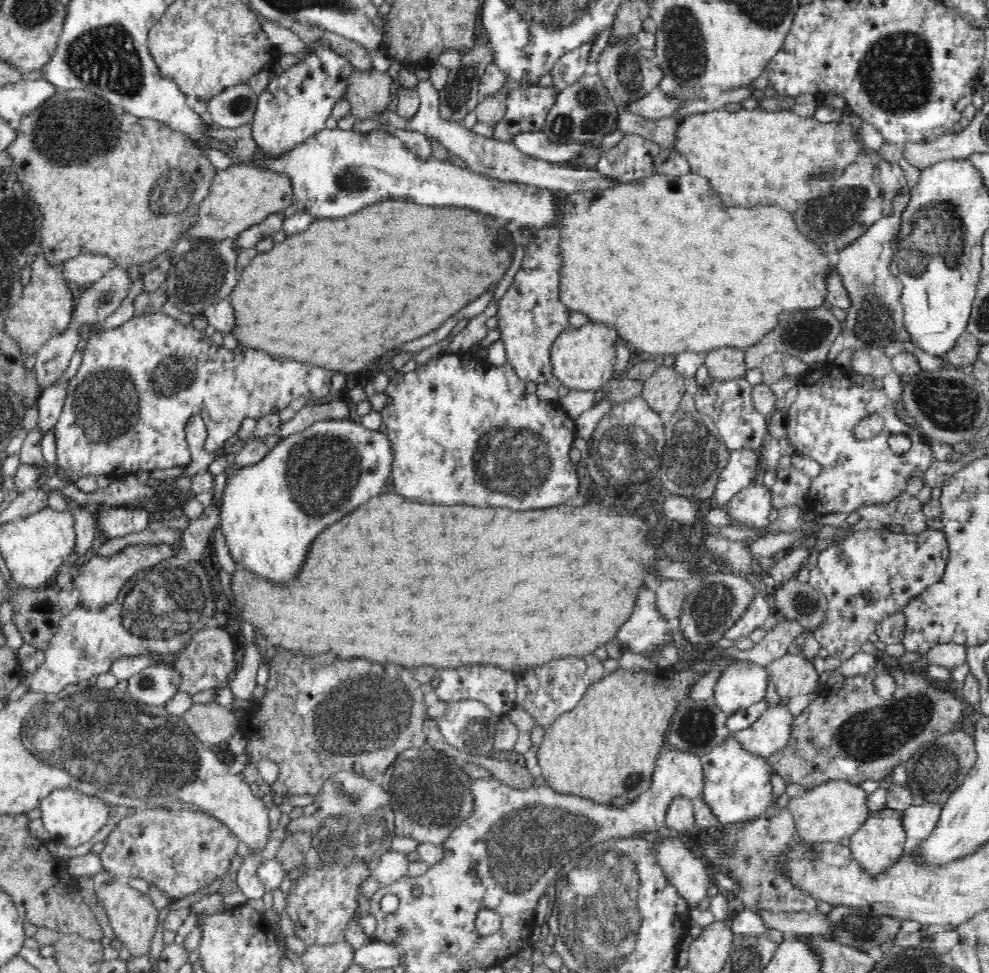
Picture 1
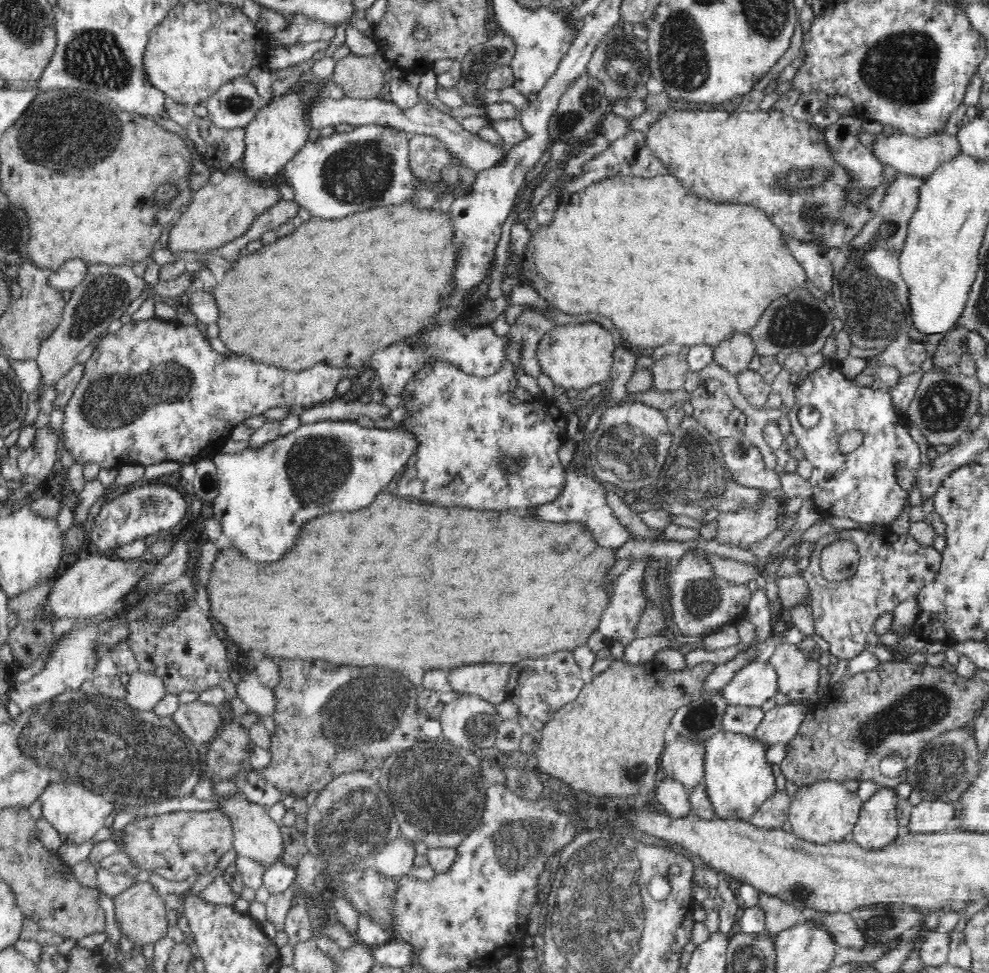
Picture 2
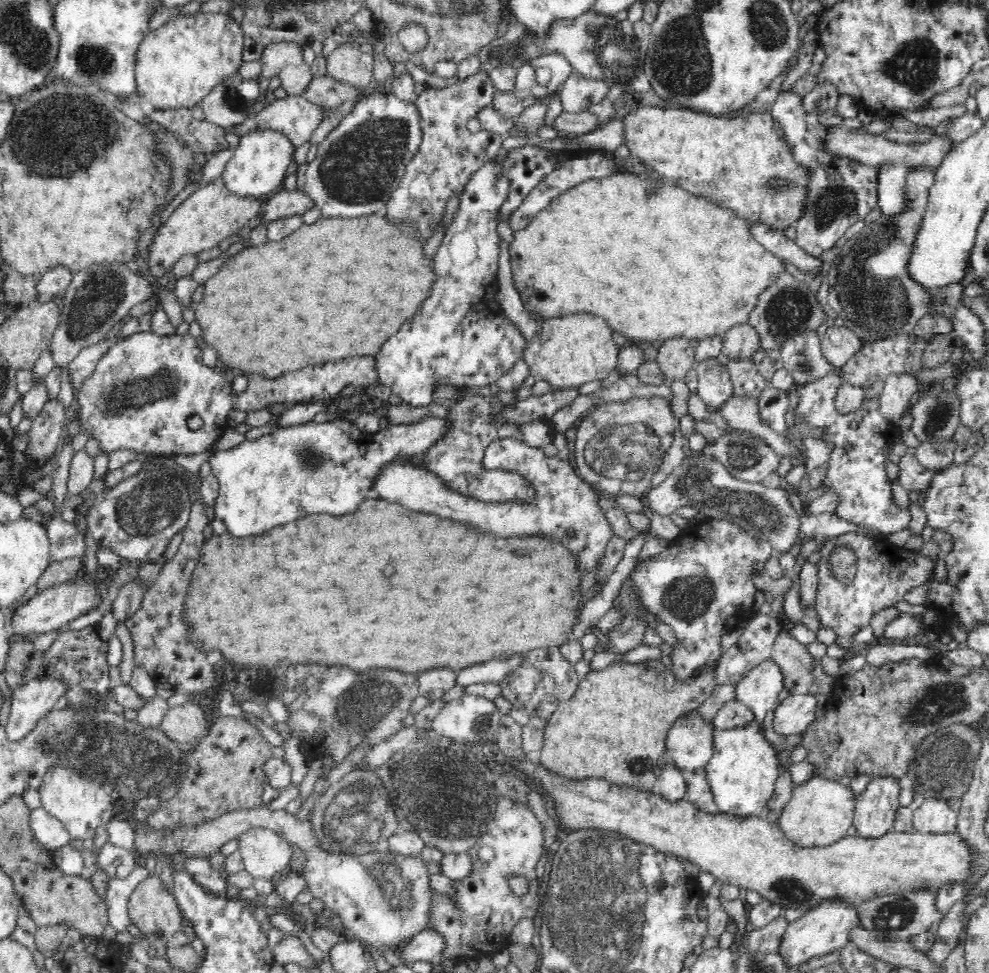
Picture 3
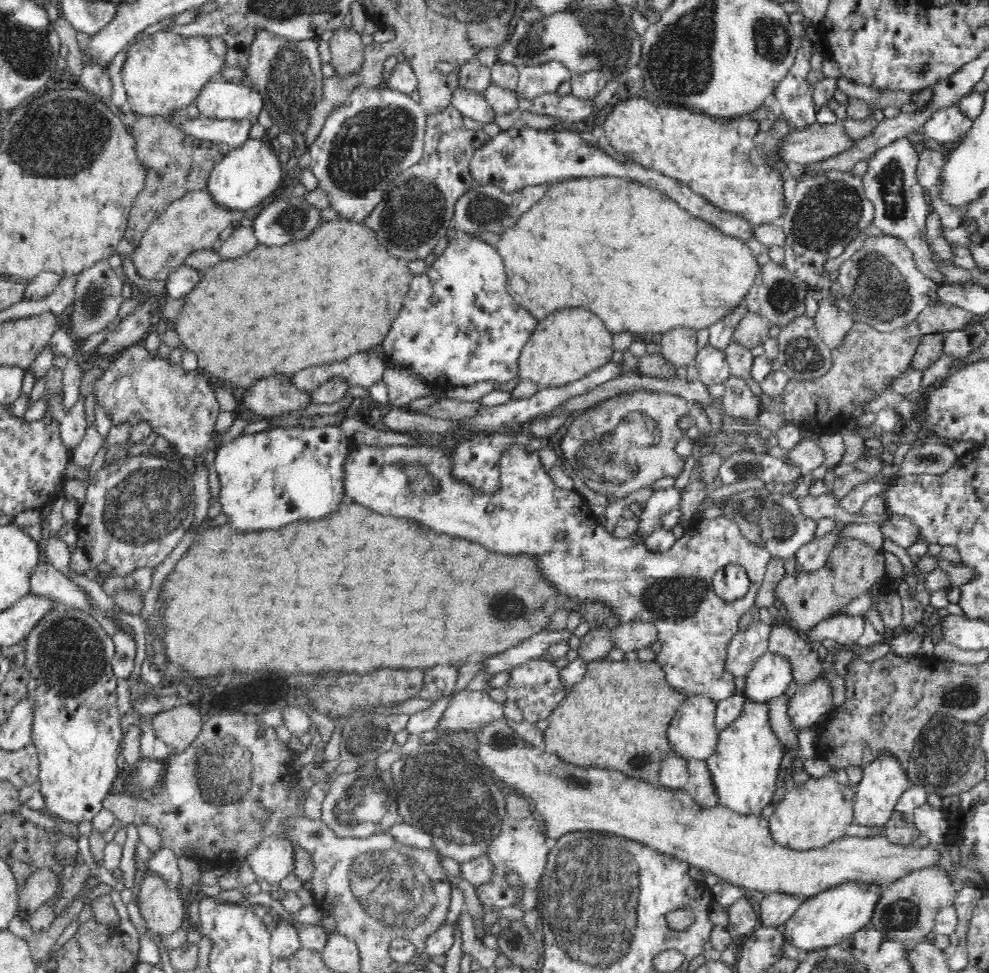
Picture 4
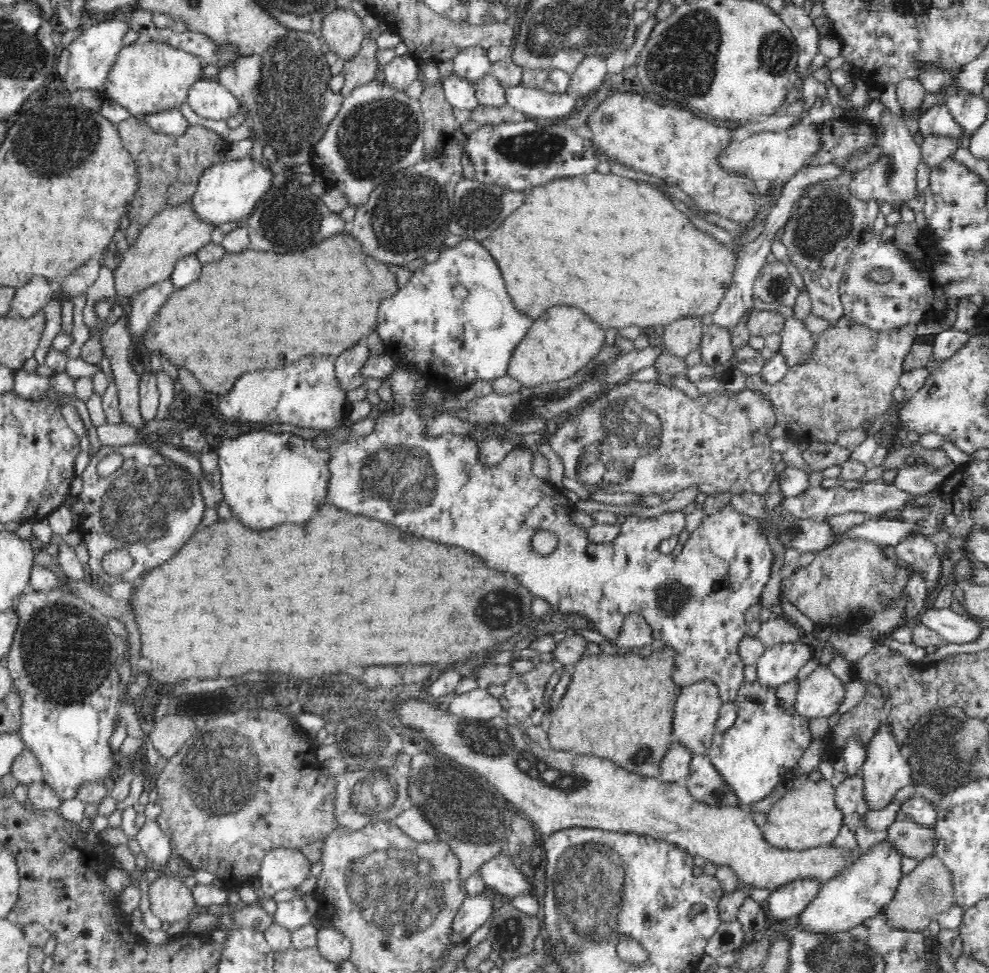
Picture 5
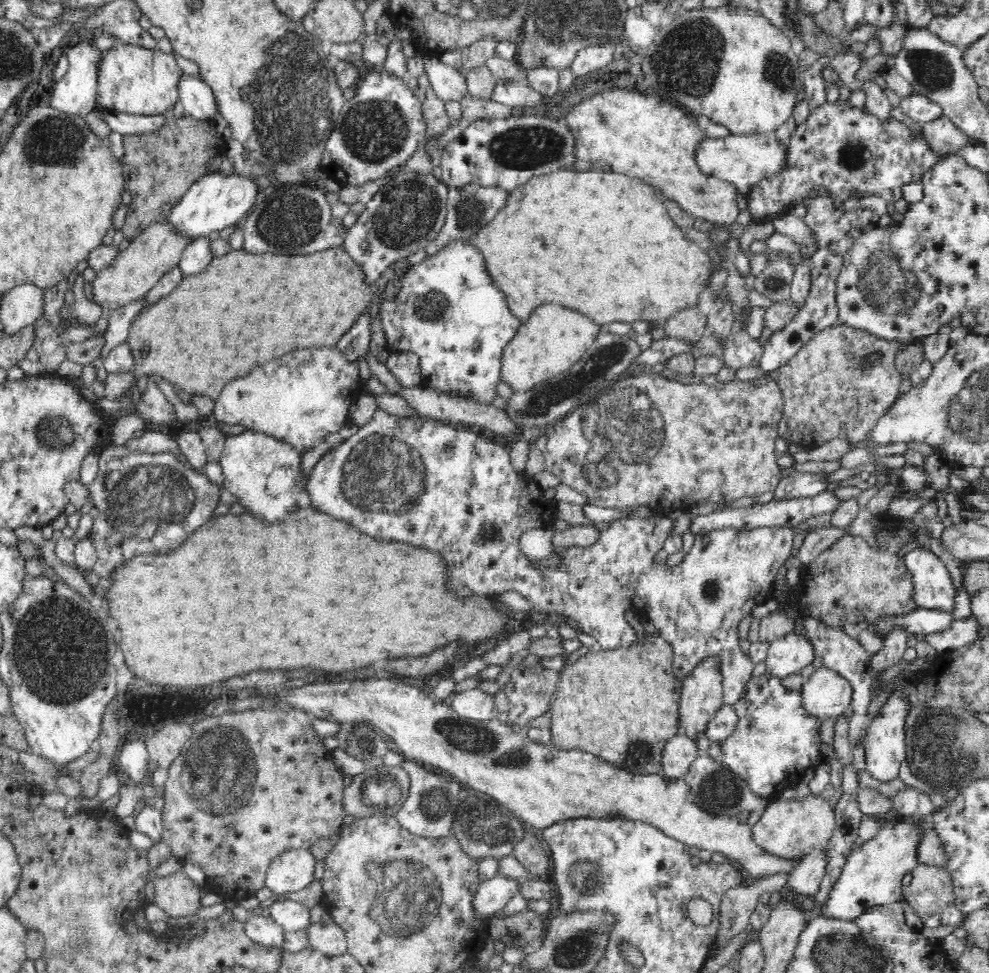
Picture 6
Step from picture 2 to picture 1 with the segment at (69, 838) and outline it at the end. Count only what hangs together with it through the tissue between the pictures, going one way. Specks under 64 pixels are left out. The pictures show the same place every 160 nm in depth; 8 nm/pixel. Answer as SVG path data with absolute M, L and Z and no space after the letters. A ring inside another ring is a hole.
M74 788L56 789L39 804L44 828L54 843L76 847L86 844L98 834L98 830L107 828L109 805L103 800L84 794Z

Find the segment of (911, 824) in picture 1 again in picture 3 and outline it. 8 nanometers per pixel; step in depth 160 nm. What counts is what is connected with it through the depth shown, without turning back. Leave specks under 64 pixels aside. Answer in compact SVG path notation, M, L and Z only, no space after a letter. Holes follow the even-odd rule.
M925 800L919 808L913 810L913 828L915 832L942 834L956 830L956 808L945 800Z

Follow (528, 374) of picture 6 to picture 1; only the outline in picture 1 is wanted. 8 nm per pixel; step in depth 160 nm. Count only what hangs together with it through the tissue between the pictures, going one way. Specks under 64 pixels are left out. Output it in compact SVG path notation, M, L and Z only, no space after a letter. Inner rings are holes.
M588 322L558 335L550 350L554 376L570 390L596 391L614 376L616 370L615 337L603 323Z

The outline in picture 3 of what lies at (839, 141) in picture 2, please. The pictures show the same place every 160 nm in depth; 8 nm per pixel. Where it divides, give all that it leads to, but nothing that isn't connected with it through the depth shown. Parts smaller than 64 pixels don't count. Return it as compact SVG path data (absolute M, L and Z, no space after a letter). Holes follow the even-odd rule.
M781 90L771 114L782 125L786 139L794 145L794 157L815 174L811 177L810 196L806 200L803 218L795 224L794 241L814 255L836 246L836 241L852 224L863 221L878 206L878 186L881 170L849 157L834 156L827 150L830 127L817 121L817 116L804 112L801 98L792 91Z

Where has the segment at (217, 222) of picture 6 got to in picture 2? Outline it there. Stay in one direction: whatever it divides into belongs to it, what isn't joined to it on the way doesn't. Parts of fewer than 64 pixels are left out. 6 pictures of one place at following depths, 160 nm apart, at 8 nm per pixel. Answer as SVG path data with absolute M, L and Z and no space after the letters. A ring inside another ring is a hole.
M328 77L312 78L298 92L276 95L276 98L262 102L254 118L244 128L246 153L242 170L248 177L261 181L274 178L281 173L284 164L303 148L312 129L310 108L313 108L316 100L324 99L324 88L328 82Z

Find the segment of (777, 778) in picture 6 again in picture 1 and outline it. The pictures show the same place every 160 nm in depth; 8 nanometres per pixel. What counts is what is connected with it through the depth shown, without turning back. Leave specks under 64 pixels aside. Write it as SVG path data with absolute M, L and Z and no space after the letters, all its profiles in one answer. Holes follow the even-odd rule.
M733 737L701 756L703 767L703 799L722 824L752 821L771 805L773 771L767 760L744 750Z

